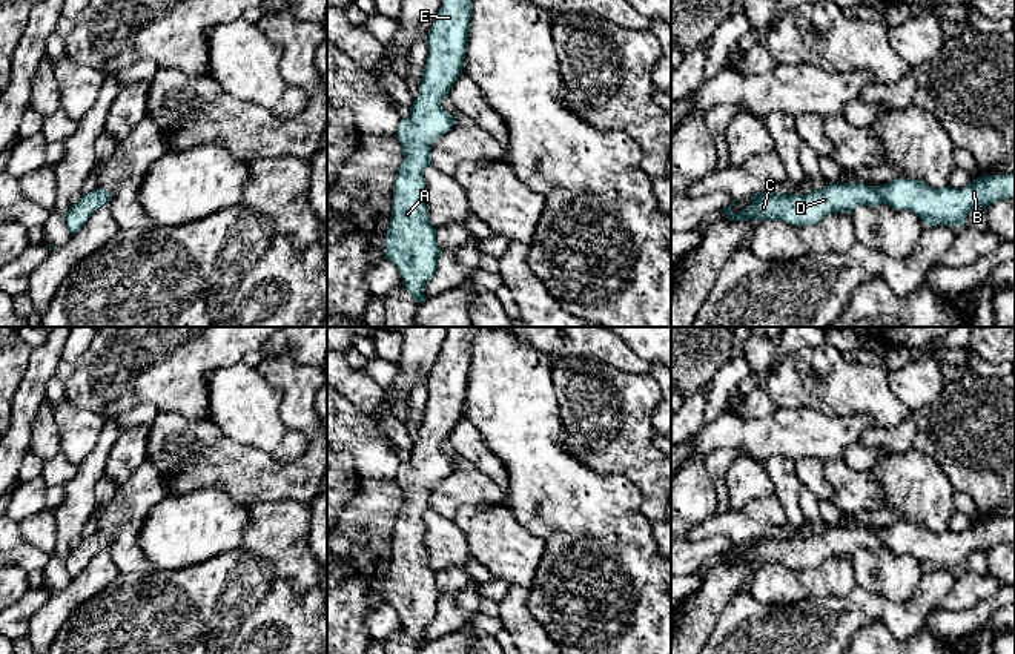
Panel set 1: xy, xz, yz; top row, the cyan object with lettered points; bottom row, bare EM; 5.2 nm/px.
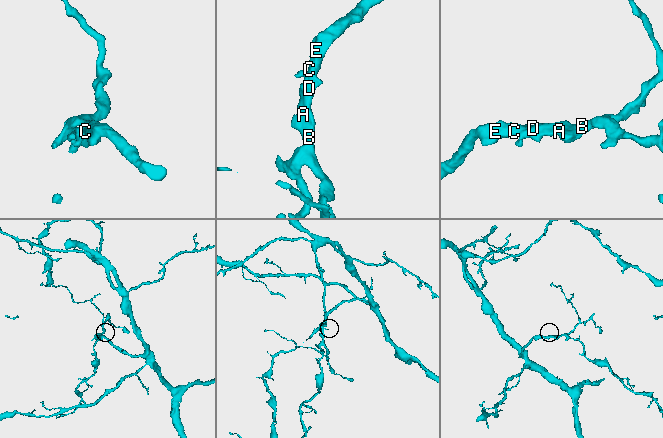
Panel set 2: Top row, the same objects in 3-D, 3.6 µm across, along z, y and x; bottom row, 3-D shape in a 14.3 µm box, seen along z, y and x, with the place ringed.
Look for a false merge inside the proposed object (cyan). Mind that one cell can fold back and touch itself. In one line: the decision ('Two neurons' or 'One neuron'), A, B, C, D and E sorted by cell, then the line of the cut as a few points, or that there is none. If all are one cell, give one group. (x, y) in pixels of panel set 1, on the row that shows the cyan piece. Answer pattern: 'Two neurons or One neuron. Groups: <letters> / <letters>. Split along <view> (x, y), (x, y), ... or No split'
One neuron. Groups: A B C D E. No split

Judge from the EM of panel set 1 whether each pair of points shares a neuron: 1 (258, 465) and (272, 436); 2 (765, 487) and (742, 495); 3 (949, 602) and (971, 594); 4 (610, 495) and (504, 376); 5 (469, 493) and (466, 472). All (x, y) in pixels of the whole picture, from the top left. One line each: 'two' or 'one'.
1: two
2: one
3: one
4: one
5: one

